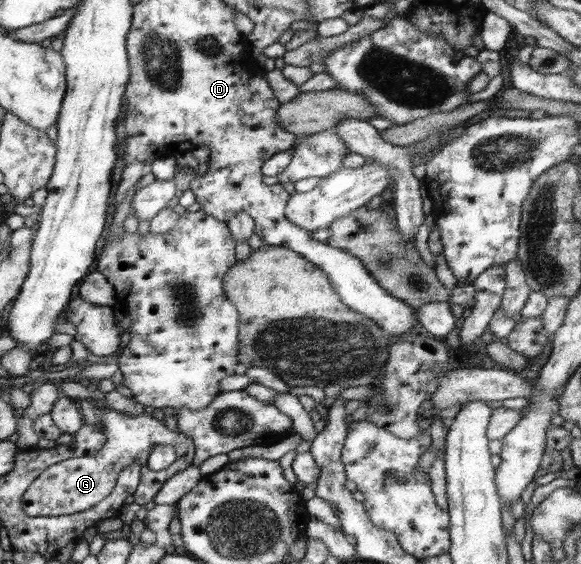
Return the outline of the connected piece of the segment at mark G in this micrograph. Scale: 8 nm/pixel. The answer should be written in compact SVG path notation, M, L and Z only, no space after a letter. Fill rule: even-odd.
M108 407L98 408L96 414L106 438L103 449L94 456L70 457L70 459L64 459L45 469L22 497L21 508L28 515L60 517L80 513L94 507L112 494L118 474L128 465L132 465L134 461L140 463L143 472L140 484L133 496L136 503L144 506L149 501L153 501L159 490L167 484L172 476L184 472L184 469L188 469L193 464L195 444L191 438L186 437L183 433L170 431L164 422L157 421L152 414L144 412L138 416L126 415L110 410ZM154 444L171 445L175 447L177 453L176 461L162 472L151 472L146 465L146 459Z

